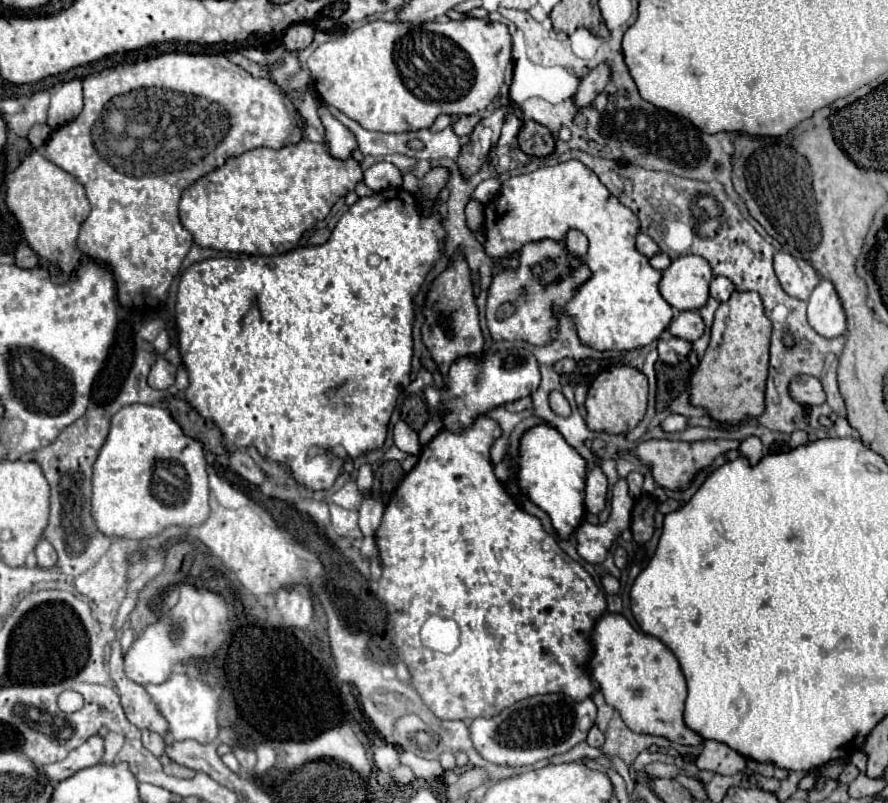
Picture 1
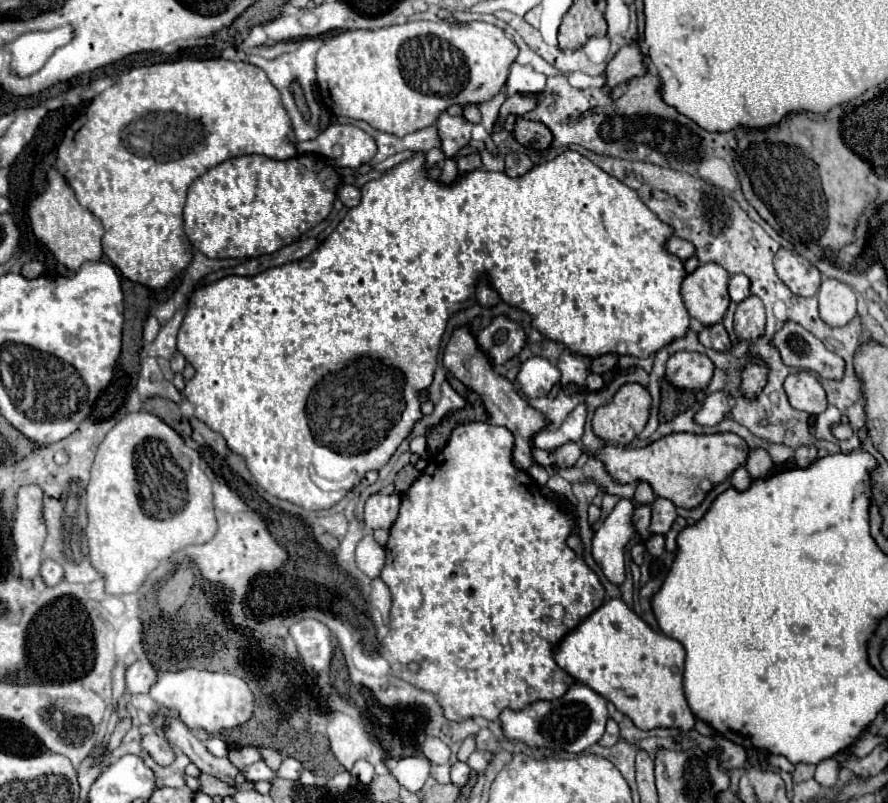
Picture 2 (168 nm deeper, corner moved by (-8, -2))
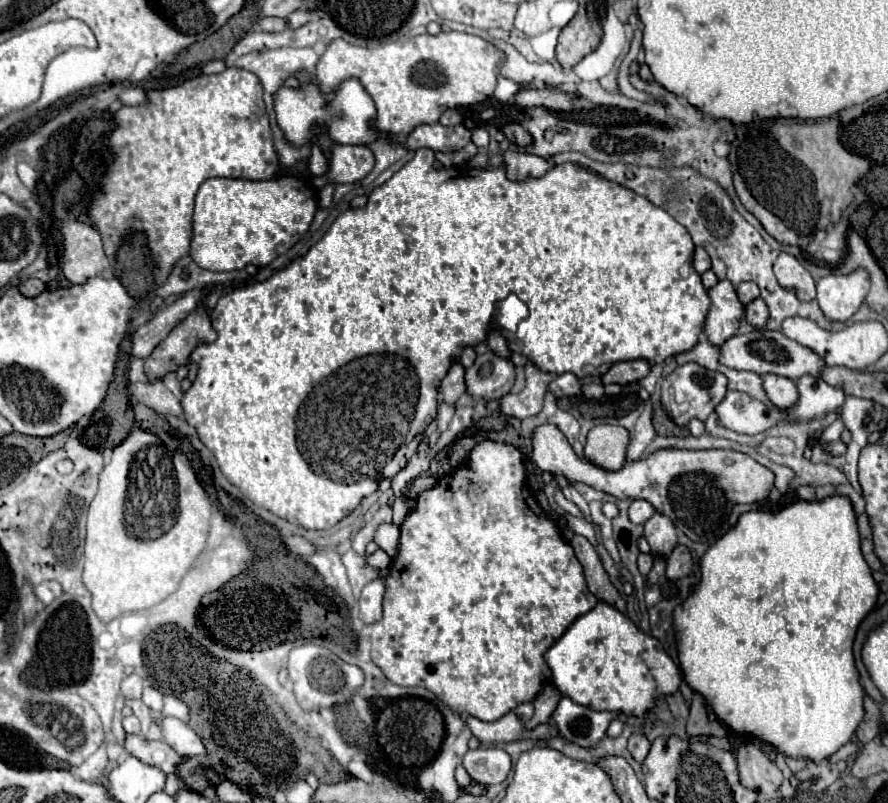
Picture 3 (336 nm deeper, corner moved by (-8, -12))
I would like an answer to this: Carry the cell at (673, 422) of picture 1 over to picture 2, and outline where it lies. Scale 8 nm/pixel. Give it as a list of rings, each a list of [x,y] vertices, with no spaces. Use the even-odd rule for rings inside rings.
[[[715,392],[705,398],[701,410],[693,416],[693,420],[699,426],[715,426],[717,422],[721,422],[725,418],[725,414],[731,410],[731,406],[733,406],[733,398],[729,400],[729,404],[723,404],[723,394]]]

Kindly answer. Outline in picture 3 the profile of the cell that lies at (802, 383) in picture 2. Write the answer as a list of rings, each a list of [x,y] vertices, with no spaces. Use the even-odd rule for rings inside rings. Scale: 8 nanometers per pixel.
[[[777,374],[763,376],[763,390],[765,390],[769,402],[777,408],[787,408],[787,406],[795,404],[797,396],[799,396],[795,382],[785,376],[777,376]]]

